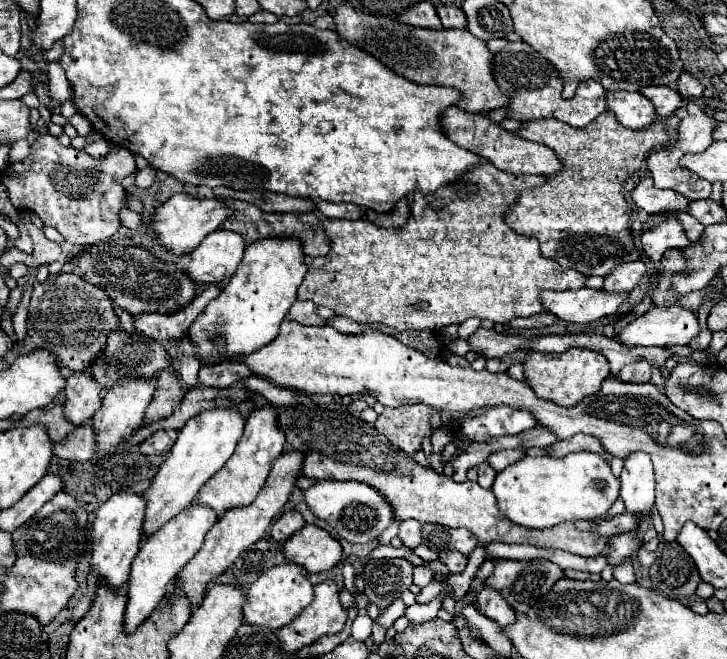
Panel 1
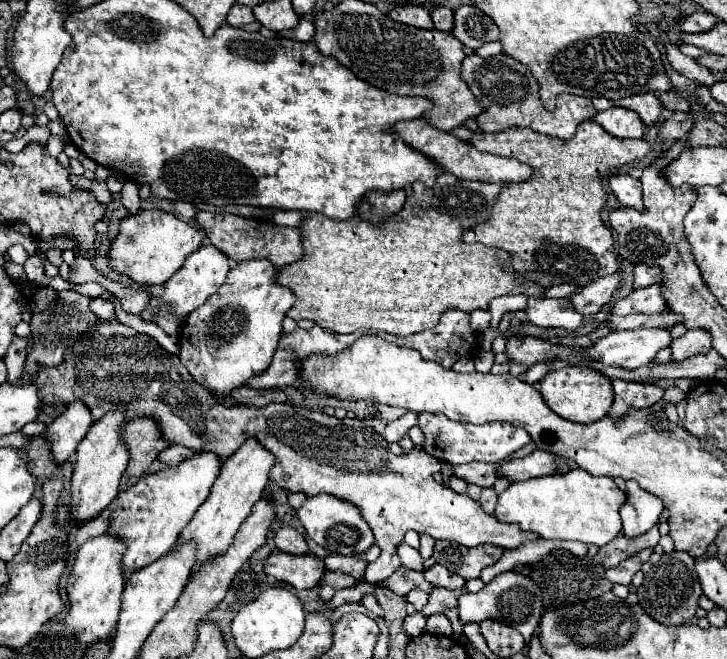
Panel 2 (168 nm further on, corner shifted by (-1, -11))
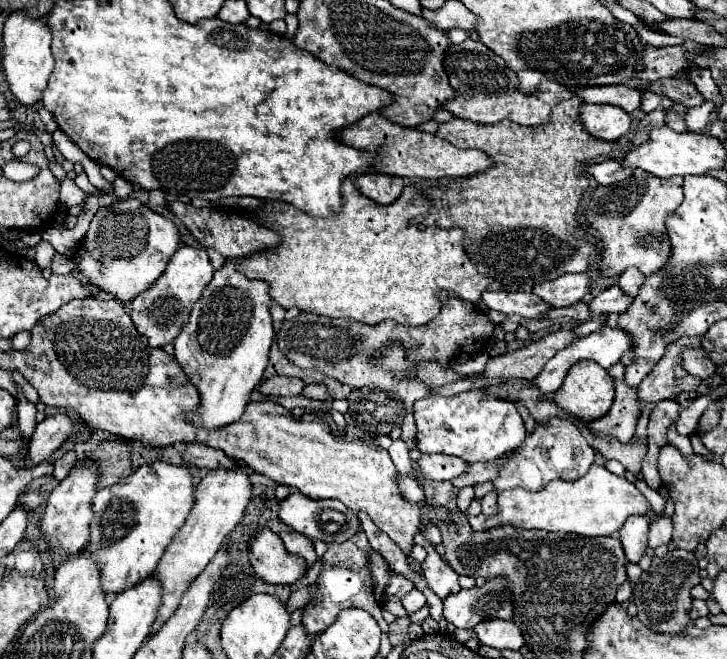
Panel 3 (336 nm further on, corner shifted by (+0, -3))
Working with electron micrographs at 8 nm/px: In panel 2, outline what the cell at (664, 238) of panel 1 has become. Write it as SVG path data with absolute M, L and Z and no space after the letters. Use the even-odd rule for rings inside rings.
M639 263L635 265L635 283L633 287L635 289L641 289L641 287L647 287L651 283L659 283L663 279L663 271L655 265L645 265L645 263Z

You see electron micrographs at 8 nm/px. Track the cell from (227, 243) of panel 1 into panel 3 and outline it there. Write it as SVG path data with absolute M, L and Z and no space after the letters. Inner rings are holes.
M184 245L172 255L170 263L166 265L166 271L150 285L150 289L132 301L132 309L130 309L132 323L138 329L138 333L148 339L150 347L164 347L168 343L174 343L174 339L188 321L192 305L200 299L212 275L214 269L210 265L210 257L206 249Z

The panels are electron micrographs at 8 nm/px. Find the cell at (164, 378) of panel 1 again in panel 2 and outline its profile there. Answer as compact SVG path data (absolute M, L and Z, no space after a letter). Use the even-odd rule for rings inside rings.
M135 417L127 427L127 445L131 449L127 475L143 475L159 451L171 443L163 439L161 427L153 417Z

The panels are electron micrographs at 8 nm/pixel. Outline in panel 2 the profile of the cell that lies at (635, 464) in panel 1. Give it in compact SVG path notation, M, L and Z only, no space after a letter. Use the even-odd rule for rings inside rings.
M635 479L627 481L627 499L621 505L621 519L623 519L623 533L627 537L637 537L649 531L663 511L661 497L645 491Z

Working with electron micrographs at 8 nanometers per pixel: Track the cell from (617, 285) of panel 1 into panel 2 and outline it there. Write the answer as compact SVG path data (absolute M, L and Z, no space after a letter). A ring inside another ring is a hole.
M615 271L611 275L605 275L603 279L597 279L595 283L585 285L581 289L581 293L571 297L571 303L577 307L577 311L581 311L581 315L595 317L611 301L619 283L621 283L621 273L619 271Z

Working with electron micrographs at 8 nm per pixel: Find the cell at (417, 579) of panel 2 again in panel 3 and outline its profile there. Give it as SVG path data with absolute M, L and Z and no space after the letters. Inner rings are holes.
M392 575L392 581L390 581L390 587L386 589L388 595L396 595L396 597L404 597L406 593L410 593L414 589L414 583L402 575Z

